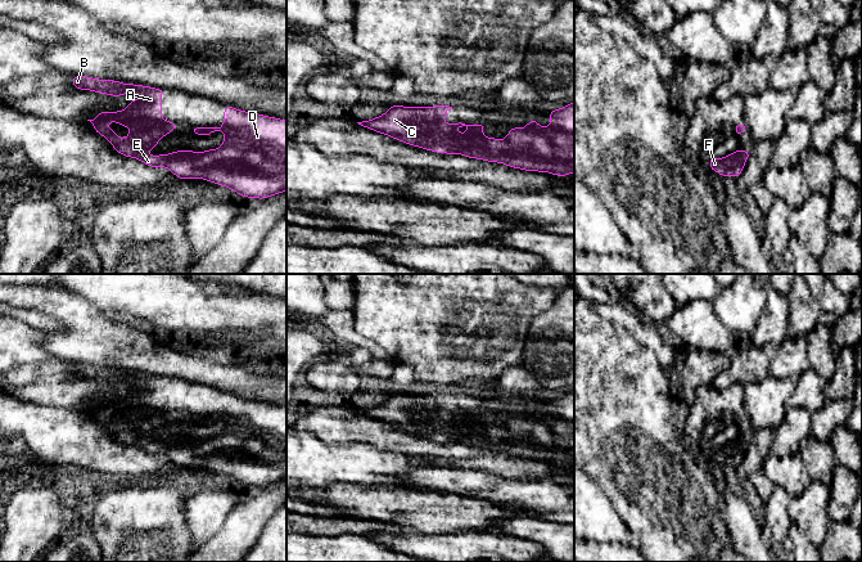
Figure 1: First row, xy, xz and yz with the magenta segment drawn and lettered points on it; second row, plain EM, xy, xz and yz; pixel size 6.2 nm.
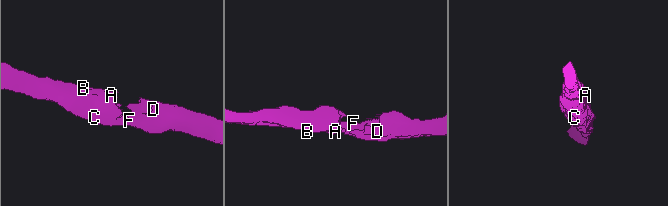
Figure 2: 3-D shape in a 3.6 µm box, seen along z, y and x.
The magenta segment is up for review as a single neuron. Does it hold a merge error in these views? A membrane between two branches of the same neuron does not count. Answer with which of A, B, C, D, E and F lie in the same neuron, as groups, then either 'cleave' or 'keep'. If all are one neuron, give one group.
A B C D E F; keep

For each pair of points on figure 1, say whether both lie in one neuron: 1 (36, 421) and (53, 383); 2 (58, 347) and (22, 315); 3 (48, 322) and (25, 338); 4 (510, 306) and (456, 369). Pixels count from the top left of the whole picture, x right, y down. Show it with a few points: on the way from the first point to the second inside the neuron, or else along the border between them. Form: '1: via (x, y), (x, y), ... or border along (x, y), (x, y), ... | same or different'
1: border along (13, 396), (36, 404), (72, 408) | different
2: border along (26, 309), (50, 315), (62, 328) | different
3: border along (13, 317), (45, 332) | different
4: via (495, 322), (463, 354) | same

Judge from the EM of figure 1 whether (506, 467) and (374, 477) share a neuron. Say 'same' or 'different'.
different

